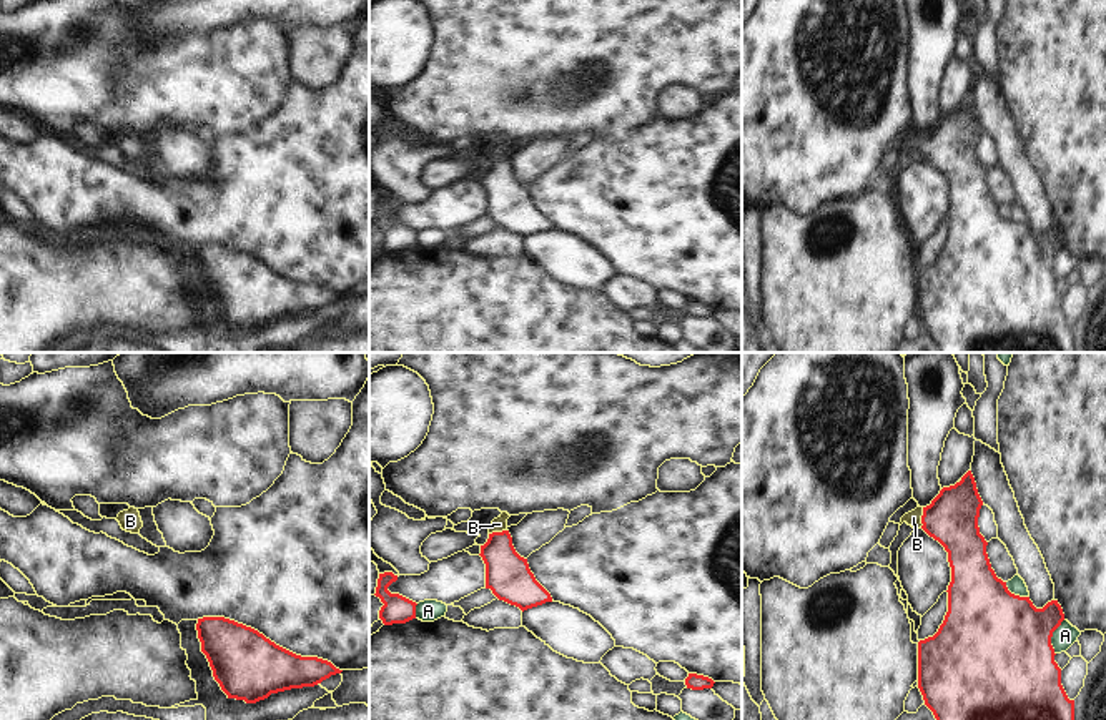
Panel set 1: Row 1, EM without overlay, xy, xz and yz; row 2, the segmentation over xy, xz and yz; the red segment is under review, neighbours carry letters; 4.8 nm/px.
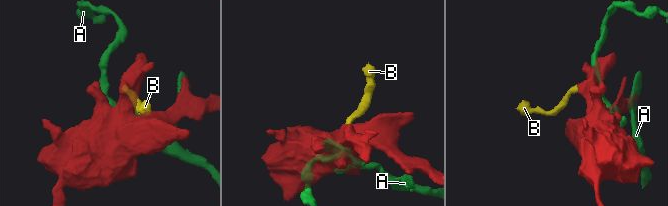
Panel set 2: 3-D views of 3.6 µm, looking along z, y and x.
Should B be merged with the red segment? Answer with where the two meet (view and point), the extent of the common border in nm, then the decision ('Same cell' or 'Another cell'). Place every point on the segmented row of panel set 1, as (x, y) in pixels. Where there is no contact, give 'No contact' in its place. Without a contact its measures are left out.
Touches red at yz (922, 517). Shared border 100 nm. Same cell

